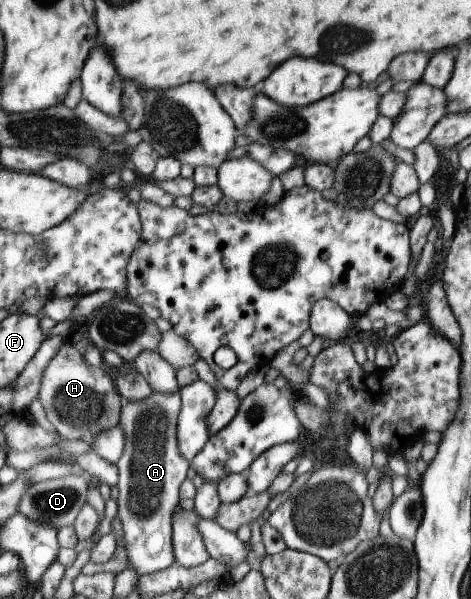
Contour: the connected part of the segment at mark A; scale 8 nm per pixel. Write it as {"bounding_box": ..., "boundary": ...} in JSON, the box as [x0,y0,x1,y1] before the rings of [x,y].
{"bounding_box":[116,391,191,578],"boundary":[[[152,391],[148,399],[142,401],[125,401],[120,409],[118,419],[124,435],[126,445],[123,453],[116,458],[119,480],[117,487],[118,503],[117,511],[122,523],[122,543],[128,557],[128,567],[136,569],[138,578],[152,572],[164,571],[175,563],[174,545],[172,545],[172,516],[176,507],[179,506],[178,492],[180,485],[187,477],[191,463],[184,459],[178,451],[178,437],[176,437],[176,425],[180,415],[181,397],[179,391],[173,393],[158,393]]]}

